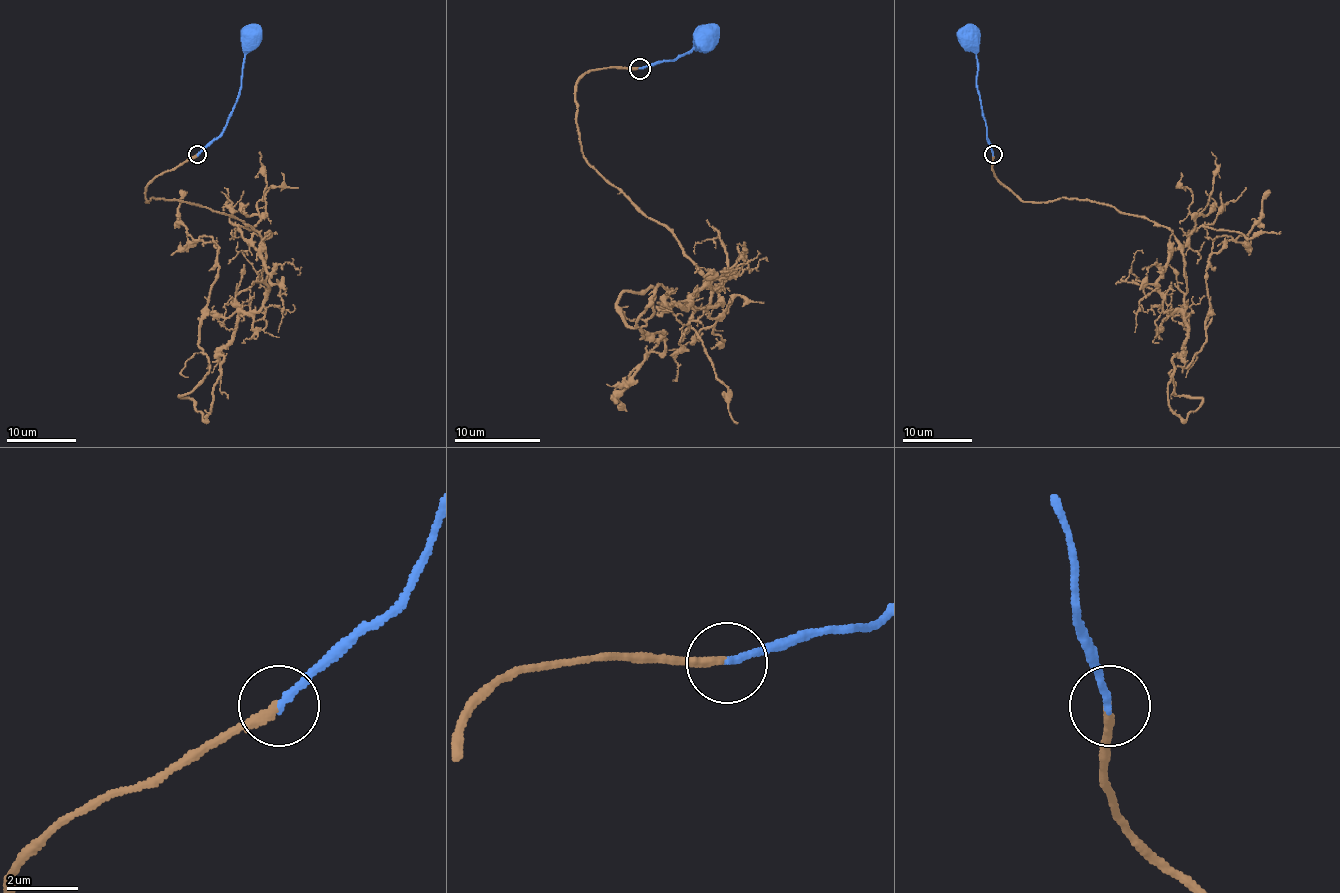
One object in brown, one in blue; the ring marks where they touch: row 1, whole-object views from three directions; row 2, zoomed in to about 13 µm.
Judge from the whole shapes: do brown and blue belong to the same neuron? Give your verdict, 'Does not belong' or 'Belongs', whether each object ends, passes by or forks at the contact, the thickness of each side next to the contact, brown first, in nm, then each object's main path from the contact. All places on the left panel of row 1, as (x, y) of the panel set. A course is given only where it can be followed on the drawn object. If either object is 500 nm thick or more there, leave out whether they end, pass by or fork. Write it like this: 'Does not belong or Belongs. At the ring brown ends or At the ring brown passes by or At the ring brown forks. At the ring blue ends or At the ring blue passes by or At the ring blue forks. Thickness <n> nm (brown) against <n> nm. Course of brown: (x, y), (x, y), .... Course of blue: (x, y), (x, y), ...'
Belongs. At the ring brown ends. At the ring blue ends. Thickness 240 nm (brown) against 200 nm. Course of brown: (197, 154), (147, 202), (235, 216), (264, 256), (206, 419), (180, 396), (209, 370), (218, 249), (181, 190). Course of blue: (197, 154), (221, 133), (228, 119), (240, 88), (245, 41), (251, 36)

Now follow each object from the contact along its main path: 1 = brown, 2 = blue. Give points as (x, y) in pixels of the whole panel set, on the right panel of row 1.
1: (993, 154), (1022, 201), (1176, 239), (1183, 419), (1207, 259), (1270, 190)
2: (993, 154), (977, 88), (975, 41), (970, 36)

